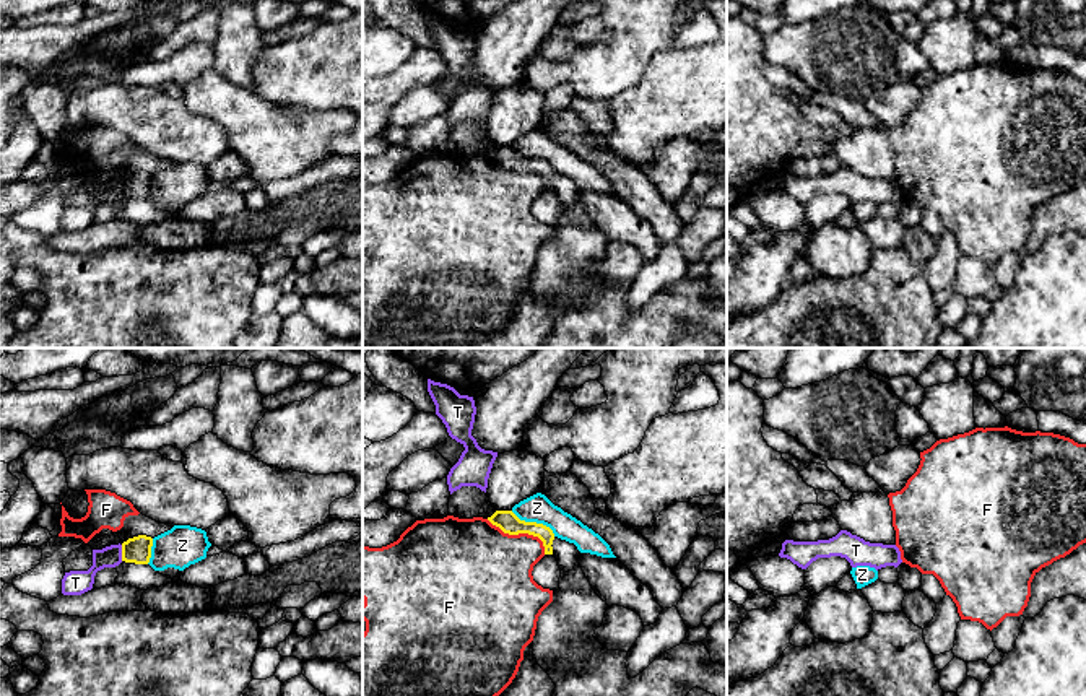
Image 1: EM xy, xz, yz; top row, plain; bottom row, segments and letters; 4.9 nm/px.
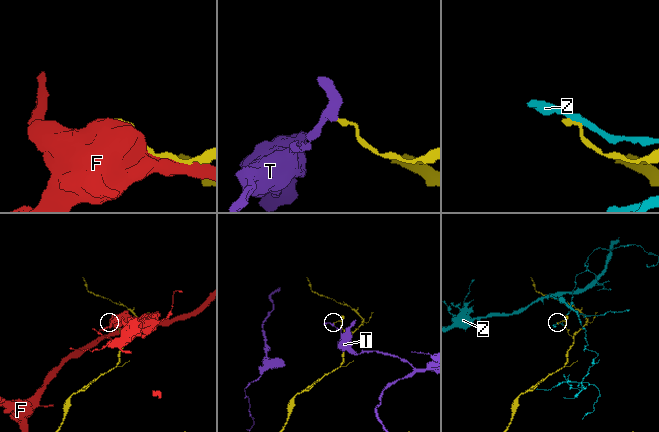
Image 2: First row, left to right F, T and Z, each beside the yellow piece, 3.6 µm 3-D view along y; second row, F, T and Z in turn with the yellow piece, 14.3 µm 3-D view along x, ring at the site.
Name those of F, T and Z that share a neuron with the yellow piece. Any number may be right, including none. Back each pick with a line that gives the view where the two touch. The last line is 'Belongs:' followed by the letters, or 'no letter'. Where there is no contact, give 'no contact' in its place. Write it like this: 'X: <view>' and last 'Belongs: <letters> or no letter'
Belongs: no letter

